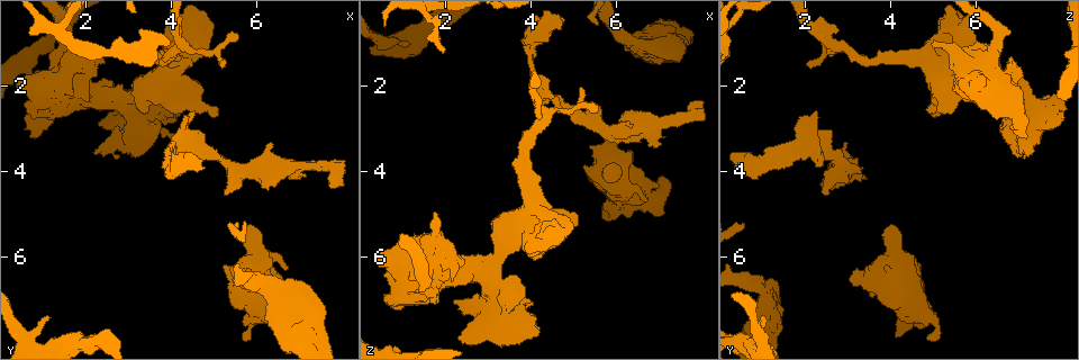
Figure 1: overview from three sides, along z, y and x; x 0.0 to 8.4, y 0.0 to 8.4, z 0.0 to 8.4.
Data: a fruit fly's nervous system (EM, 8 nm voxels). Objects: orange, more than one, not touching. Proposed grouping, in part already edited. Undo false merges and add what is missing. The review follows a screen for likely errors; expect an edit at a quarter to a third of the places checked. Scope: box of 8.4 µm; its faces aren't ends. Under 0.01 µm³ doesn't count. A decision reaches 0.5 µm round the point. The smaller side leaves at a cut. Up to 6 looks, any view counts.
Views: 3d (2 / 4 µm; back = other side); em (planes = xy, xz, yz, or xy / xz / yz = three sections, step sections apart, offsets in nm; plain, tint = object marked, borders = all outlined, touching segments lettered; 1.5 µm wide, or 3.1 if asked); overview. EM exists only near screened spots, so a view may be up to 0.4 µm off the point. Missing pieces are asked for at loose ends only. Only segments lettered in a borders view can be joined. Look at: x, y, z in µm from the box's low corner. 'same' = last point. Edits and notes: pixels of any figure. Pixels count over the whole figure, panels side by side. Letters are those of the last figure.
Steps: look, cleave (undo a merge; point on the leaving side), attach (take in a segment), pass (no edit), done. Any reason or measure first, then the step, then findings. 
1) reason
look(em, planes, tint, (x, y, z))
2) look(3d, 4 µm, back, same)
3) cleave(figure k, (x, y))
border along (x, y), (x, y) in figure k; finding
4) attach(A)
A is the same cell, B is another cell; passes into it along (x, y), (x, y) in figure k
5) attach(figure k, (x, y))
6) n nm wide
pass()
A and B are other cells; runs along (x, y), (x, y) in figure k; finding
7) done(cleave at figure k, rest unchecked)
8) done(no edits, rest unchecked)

thick end
look(em, planes, borders, (2.20, 3.55, 7.05))

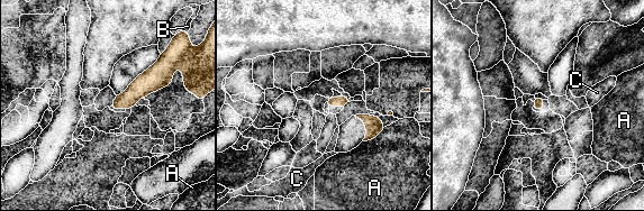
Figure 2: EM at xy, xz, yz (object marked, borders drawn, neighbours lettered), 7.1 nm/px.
pass()
A, B and C are other cells; border along (386, 127), (374, 137), (363, 141) in figure 2; none of them fits

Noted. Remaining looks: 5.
stops while still wide
look(3d, 2 µm, (6.75, 6.50, 1.20))

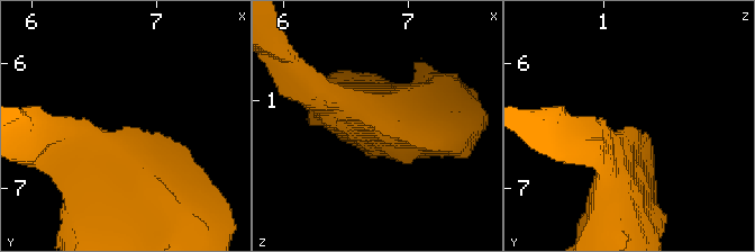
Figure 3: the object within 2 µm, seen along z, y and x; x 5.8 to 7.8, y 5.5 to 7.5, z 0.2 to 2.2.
look(em, xz, step 8, borders, (6.74, 6.50, 1.22))

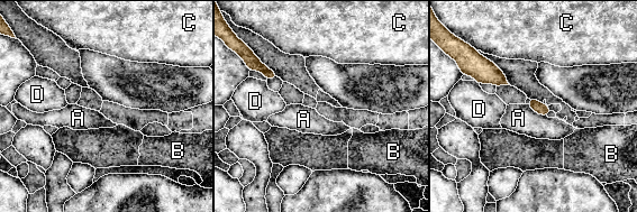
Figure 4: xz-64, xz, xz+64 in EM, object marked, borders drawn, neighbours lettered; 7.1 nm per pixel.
pass()
A, B, C and D are other cells; border along (528, 104), (538, 113), (546, 116) in figure 4; no lettered segment goes on from it

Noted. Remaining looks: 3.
arms part here
look(em, xy, step 8, tint, (4.10, 3.30, 1.95))

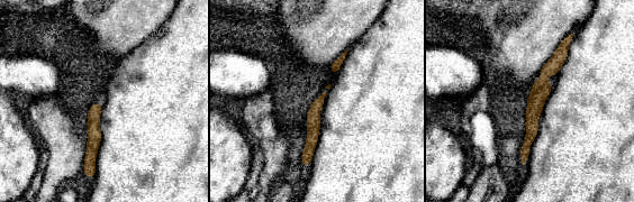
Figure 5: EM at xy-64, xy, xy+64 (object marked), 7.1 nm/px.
look(em, xy, step 8, borders, same)

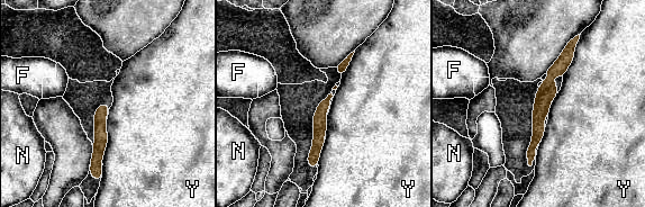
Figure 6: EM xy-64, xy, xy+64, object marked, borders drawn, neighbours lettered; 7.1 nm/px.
Y touches over 300 nm
pass()
F, N and Y are other cells; border along (579, 38), (573, 60), (563, 77) in figure 6; one neuron here

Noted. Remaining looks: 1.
done(no edits, rest unchecked)

